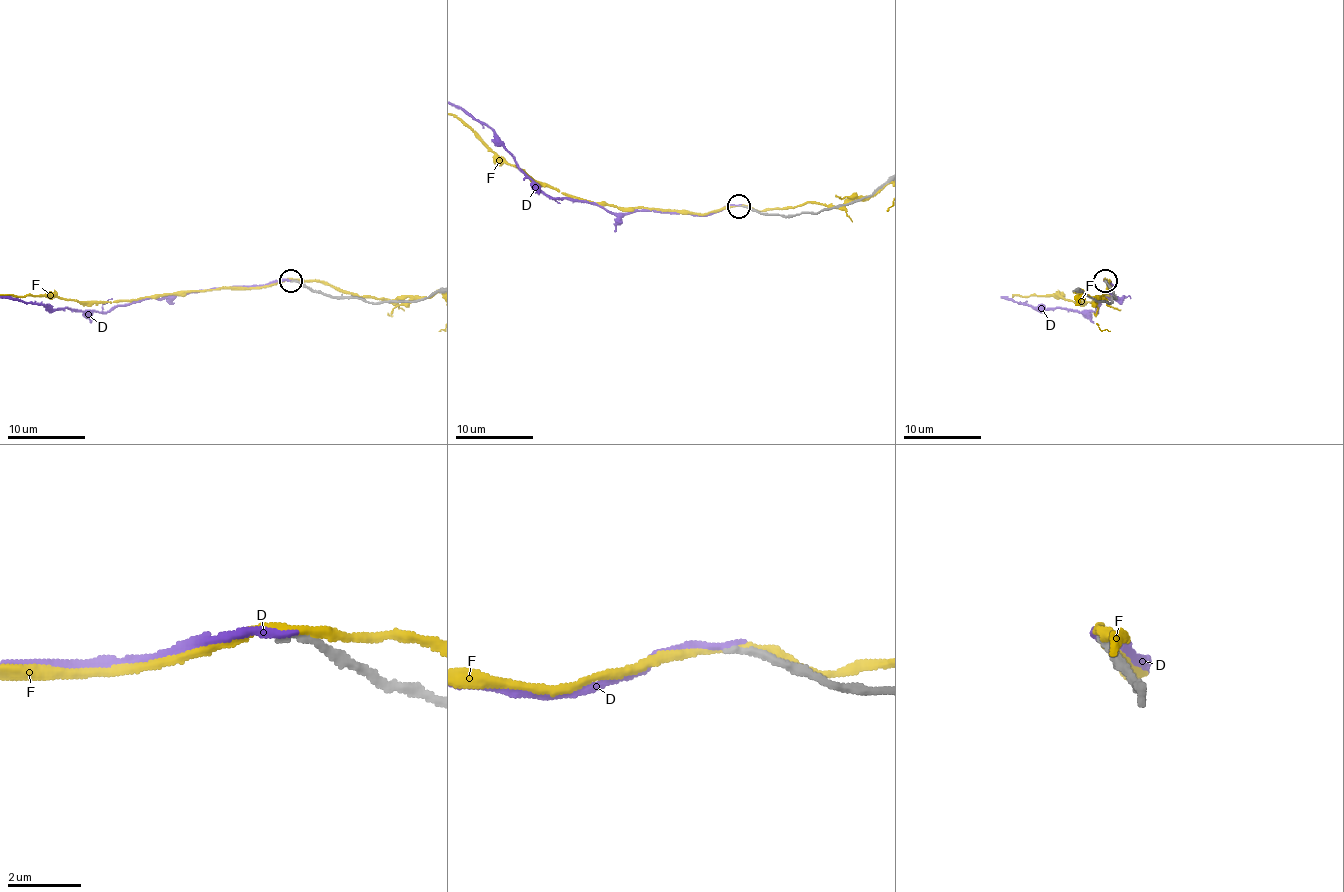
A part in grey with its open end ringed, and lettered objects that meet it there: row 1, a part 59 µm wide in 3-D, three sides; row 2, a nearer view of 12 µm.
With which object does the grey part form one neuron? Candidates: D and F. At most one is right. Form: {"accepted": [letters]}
{"accepted": []}

